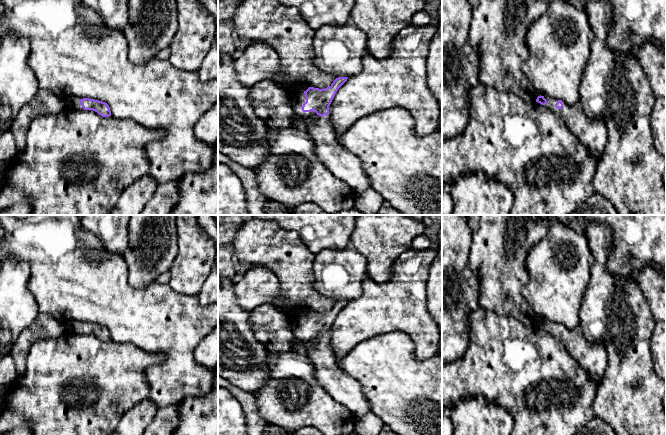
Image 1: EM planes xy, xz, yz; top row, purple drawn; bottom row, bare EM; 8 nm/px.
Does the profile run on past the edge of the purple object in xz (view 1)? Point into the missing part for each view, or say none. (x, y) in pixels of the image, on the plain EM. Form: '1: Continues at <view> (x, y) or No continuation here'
1: Continues at xz (343, 388)

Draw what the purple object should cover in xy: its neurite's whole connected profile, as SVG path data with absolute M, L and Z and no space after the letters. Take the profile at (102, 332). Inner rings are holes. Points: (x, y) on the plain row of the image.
M73 321L69 324L69 330L76 334L93 334L102 341L111 340L109 329L99 324Z

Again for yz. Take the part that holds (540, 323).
M541 319L536 326L560 338L569 354L584 368L589 379L601 383L608 362L604 344L589 343L580 328L569 330L562 324Z

